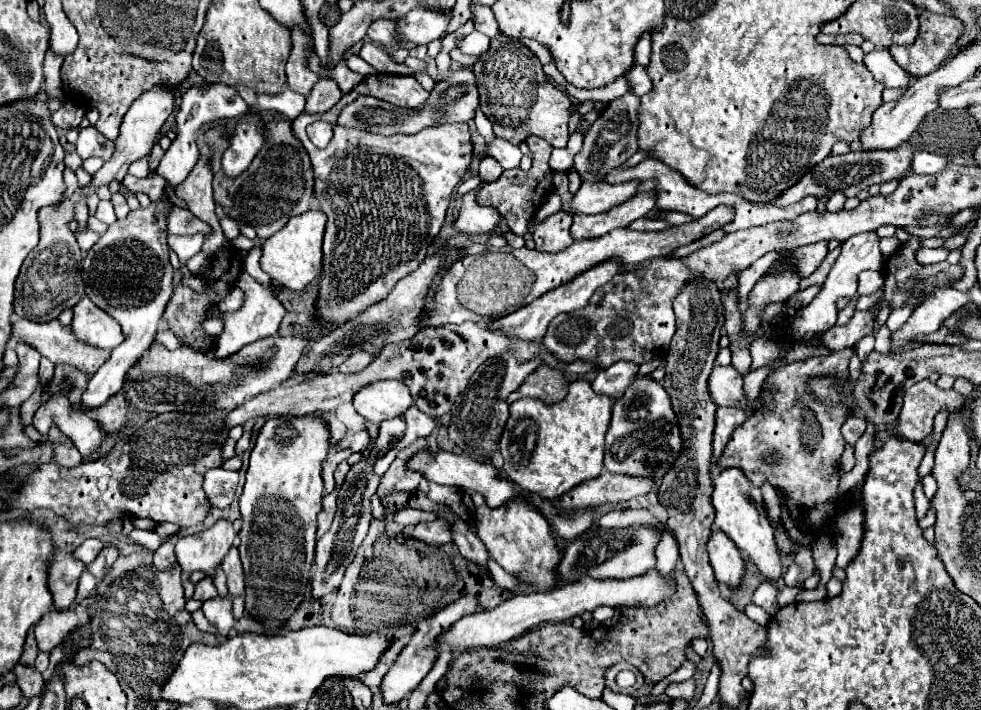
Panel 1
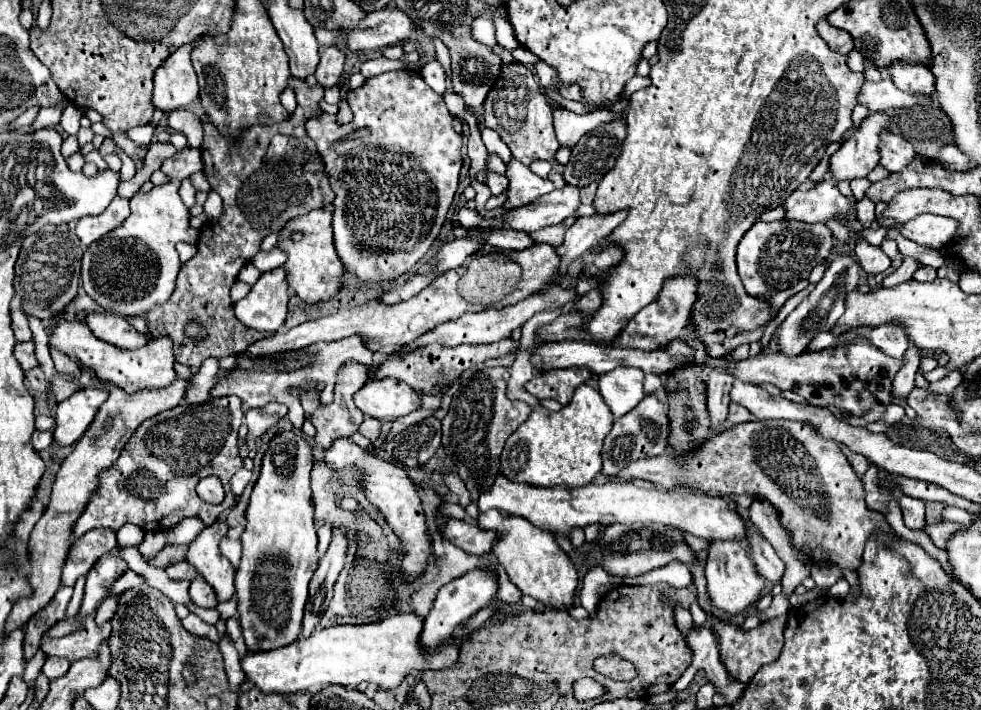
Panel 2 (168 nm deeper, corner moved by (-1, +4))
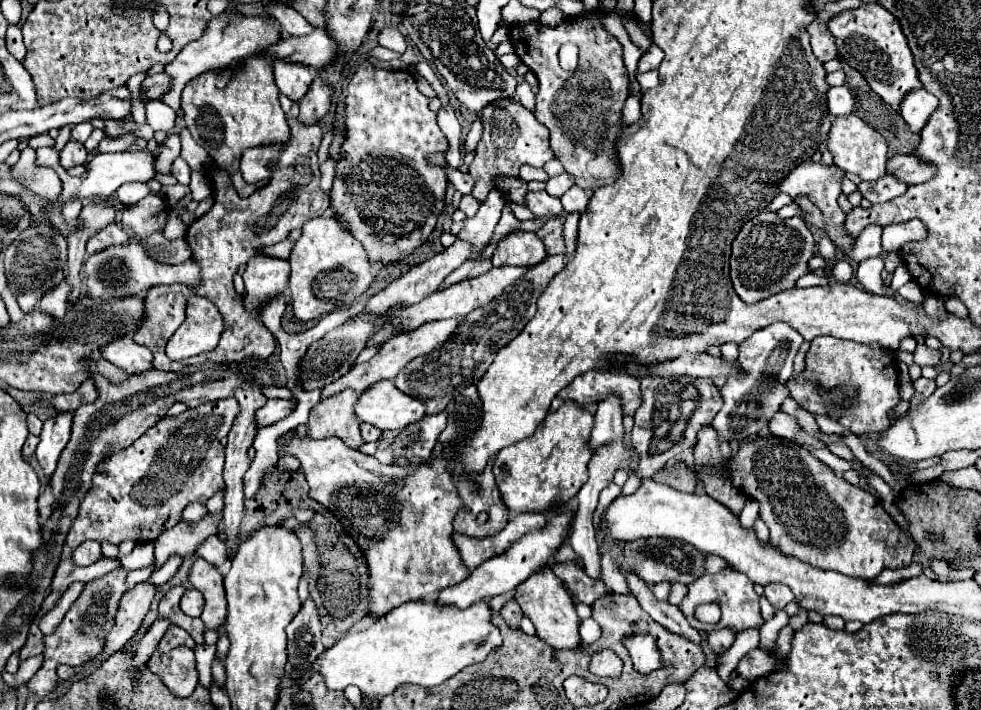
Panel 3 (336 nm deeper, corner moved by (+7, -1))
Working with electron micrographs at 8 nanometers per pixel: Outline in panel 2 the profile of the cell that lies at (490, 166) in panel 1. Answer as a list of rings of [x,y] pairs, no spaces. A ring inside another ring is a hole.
[[[487,171],[485,185],[491,189],[491,193],[501,193],[507,187],[507,177],[501,173],[495,173],[495,171]]]

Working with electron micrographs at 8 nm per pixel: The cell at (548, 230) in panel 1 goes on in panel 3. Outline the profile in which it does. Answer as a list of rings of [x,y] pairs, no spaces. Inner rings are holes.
[[[551,218],[547,220],[539,230],[537,236],[543,240],[545,248],[549,254],[561,254],[565,256],[567,248],[563,242],[563,220],[561,218]]]

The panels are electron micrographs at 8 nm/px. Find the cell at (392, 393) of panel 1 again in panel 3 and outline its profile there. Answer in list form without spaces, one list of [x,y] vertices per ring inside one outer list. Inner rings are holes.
[[[383,380],[361,394],[355,414],[361,422],[369,422],[379,430],[403,430],[425,416],[425,404]]]

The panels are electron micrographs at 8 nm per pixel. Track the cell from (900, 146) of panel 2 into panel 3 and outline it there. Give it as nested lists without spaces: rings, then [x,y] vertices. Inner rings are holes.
[[[857,114],[833,118],[829,138],[827,138],[827,150],[833,154],[833,164],[837,168],[841,168],[845,172],[853,172],[861,180],[877,180],[877,178],[885,176],[887,142],[875,128],[871,128],[867,122],[863,122]]]

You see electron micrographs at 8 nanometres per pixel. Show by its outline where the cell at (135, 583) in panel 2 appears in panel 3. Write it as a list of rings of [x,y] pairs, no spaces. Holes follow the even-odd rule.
[[[169,556],[169,560],[167,560],[159,570],[155,570],[155,572],[151,574],[151,578],[149,578],[149,580],[157,582],[157,586],[163,586],[169,578],[173,578],[173,574],[179,570],[181,562],[183,562],[183,558],[181,558],[181,556]]]

